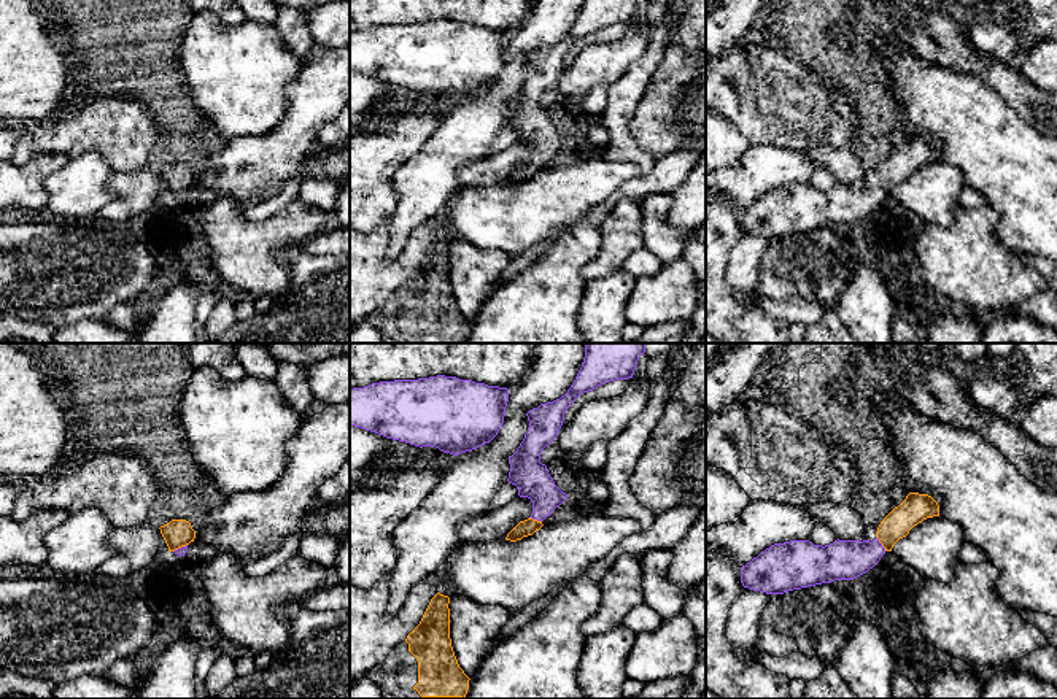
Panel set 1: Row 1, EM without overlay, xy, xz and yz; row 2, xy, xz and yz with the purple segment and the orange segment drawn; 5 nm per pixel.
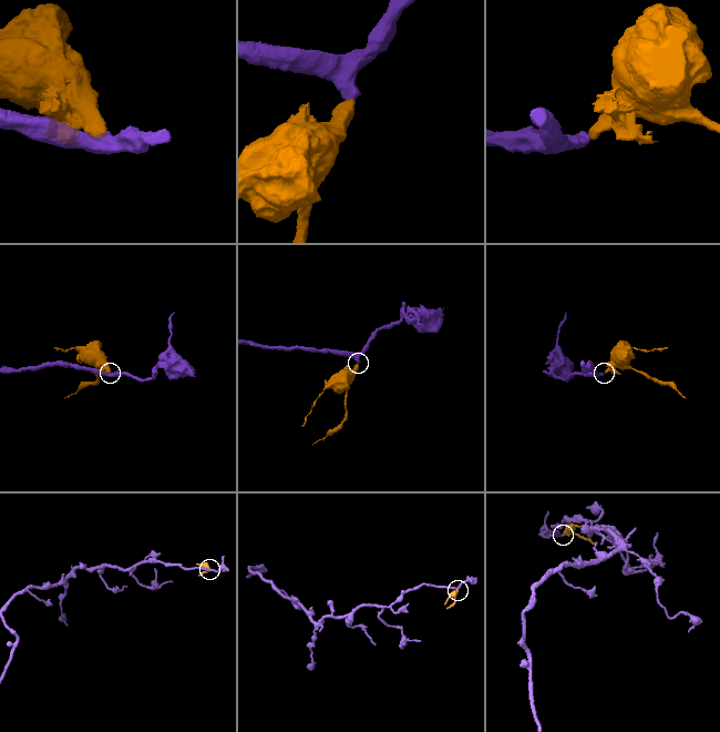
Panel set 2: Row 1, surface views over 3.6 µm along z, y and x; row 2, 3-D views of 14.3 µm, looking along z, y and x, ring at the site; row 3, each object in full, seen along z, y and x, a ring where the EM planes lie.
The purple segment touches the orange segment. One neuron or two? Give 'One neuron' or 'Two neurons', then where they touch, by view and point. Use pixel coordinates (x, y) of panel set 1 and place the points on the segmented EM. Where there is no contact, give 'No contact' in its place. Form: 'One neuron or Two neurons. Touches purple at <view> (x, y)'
One neuron. Touches purple at yz (881, 544)

